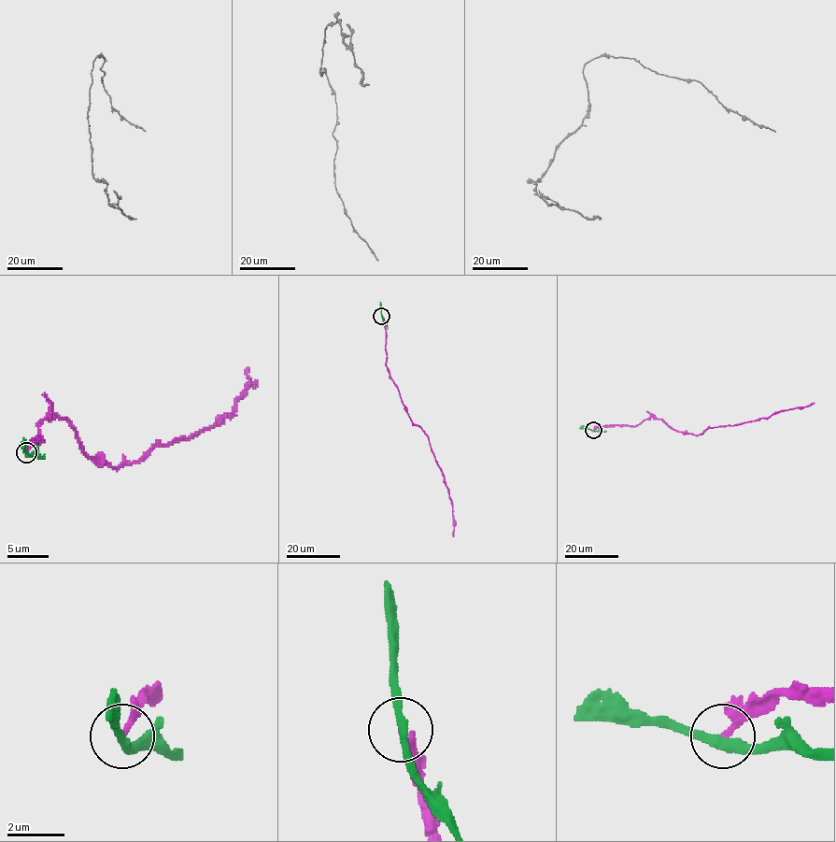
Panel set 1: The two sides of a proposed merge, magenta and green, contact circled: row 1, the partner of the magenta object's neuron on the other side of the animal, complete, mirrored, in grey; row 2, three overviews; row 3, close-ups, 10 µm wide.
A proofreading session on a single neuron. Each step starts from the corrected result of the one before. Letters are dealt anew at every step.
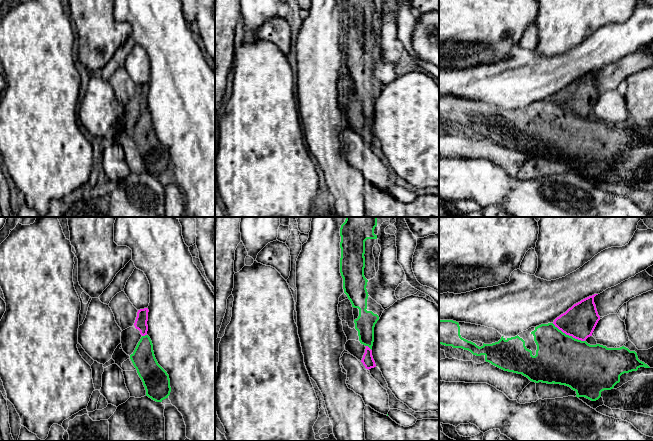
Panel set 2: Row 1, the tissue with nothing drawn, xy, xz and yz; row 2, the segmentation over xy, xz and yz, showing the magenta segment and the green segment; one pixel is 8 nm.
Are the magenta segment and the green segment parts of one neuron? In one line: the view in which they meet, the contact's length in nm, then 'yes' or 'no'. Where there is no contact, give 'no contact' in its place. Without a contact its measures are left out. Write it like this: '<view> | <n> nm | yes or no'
yz | 300 nm | no

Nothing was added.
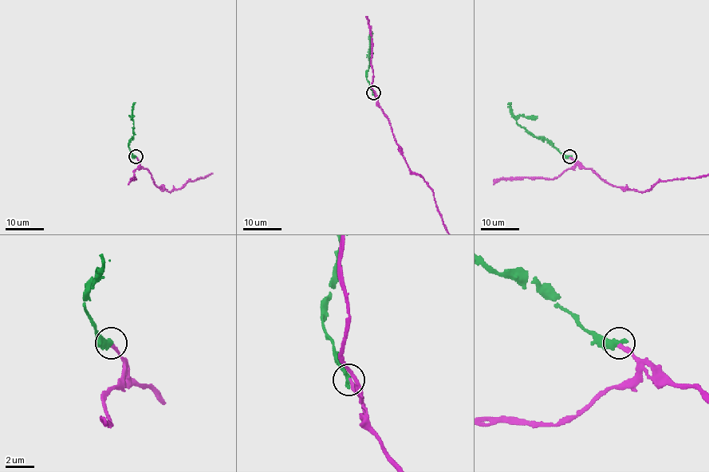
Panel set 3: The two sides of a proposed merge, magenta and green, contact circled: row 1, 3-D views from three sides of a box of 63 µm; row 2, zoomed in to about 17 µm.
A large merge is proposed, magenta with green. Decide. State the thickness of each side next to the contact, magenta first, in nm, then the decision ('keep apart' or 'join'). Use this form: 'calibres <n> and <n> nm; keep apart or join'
calibres 240 and 420 nm; join

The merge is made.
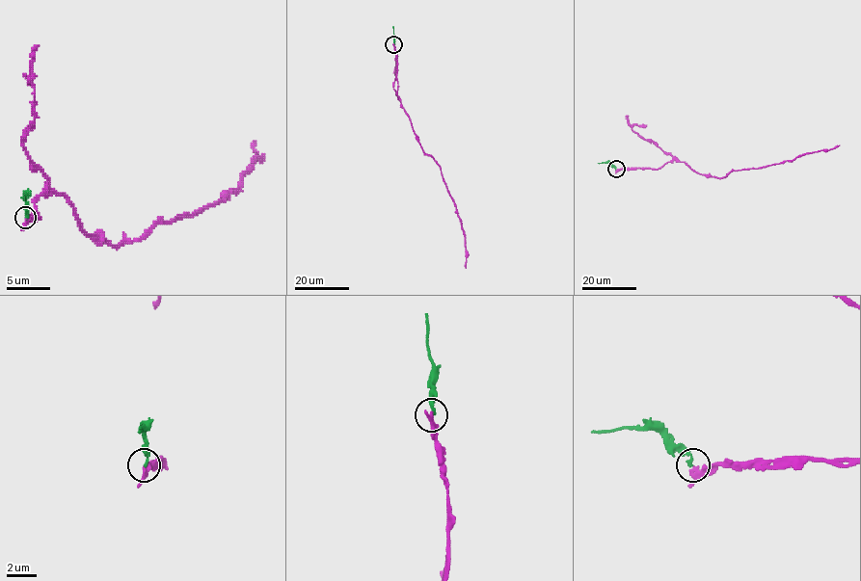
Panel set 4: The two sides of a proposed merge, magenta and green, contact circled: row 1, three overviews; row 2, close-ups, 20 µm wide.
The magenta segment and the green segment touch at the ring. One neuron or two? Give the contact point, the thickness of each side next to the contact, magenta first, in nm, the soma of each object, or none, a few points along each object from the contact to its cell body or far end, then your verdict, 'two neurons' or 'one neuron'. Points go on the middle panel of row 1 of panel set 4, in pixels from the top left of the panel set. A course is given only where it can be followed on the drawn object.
place (393, 44); calibres 240 and 170 nm; soma magenta none; soma green none; course magenta (394, 44), (396, 93), (416, 139), (440, 168), (465, 234), (466, 268); course green (394, 44), (392, 26); one neuron

